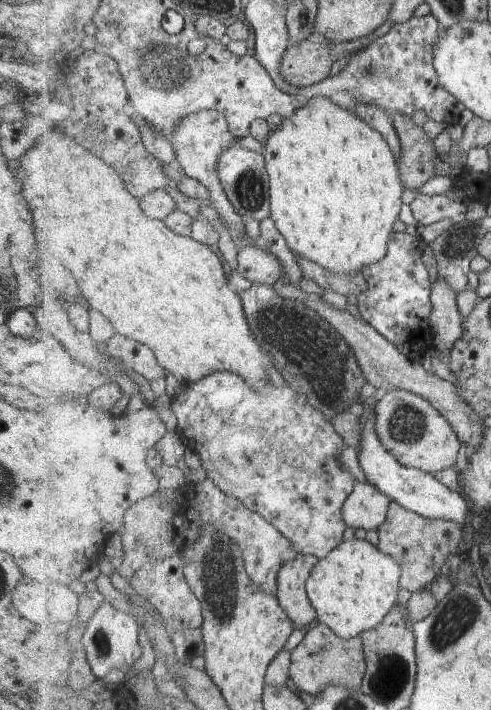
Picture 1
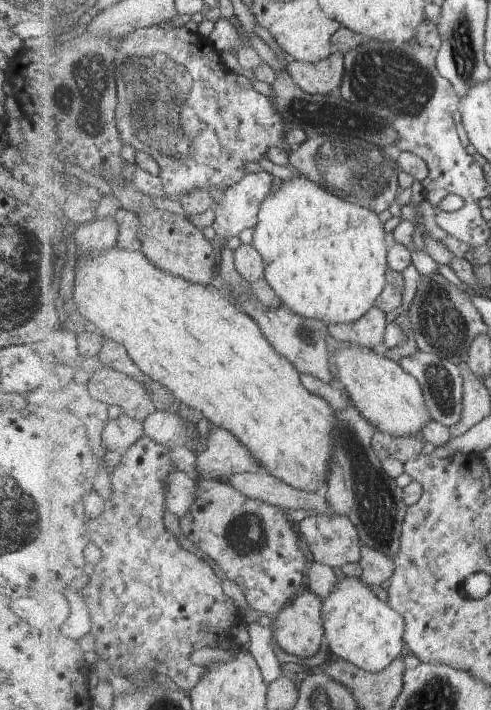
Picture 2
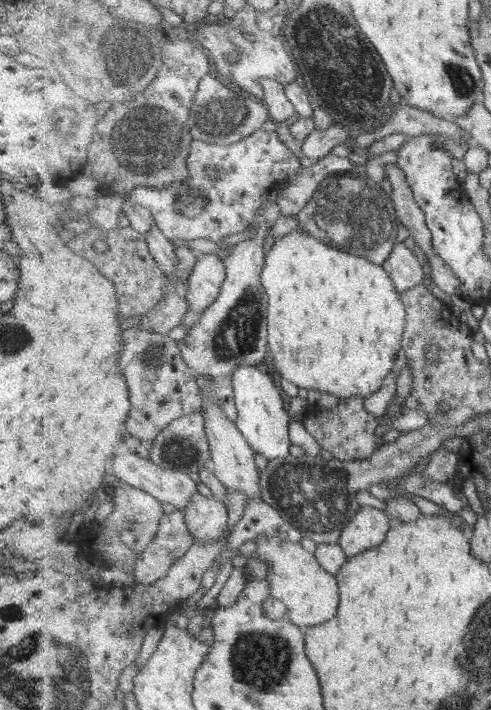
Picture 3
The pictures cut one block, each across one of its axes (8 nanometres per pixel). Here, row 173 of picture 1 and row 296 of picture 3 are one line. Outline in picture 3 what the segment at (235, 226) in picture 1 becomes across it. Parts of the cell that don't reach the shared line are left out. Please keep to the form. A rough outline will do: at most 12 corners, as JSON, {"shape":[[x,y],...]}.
{"shape":[[202,255],[188,278],[189,311],[202,314],[220,295],[224,257]]}

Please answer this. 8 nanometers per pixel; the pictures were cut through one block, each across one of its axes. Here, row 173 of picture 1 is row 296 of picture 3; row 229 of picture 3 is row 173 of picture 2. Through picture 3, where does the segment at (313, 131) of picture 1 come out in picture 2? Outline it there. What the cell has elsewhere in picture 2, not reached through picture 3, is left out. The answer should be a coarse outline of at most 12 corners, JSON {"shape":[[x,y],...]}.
{"shape":[[295,171],[253,245],[283,304],[353,323],[388,283],[373,208]]}

